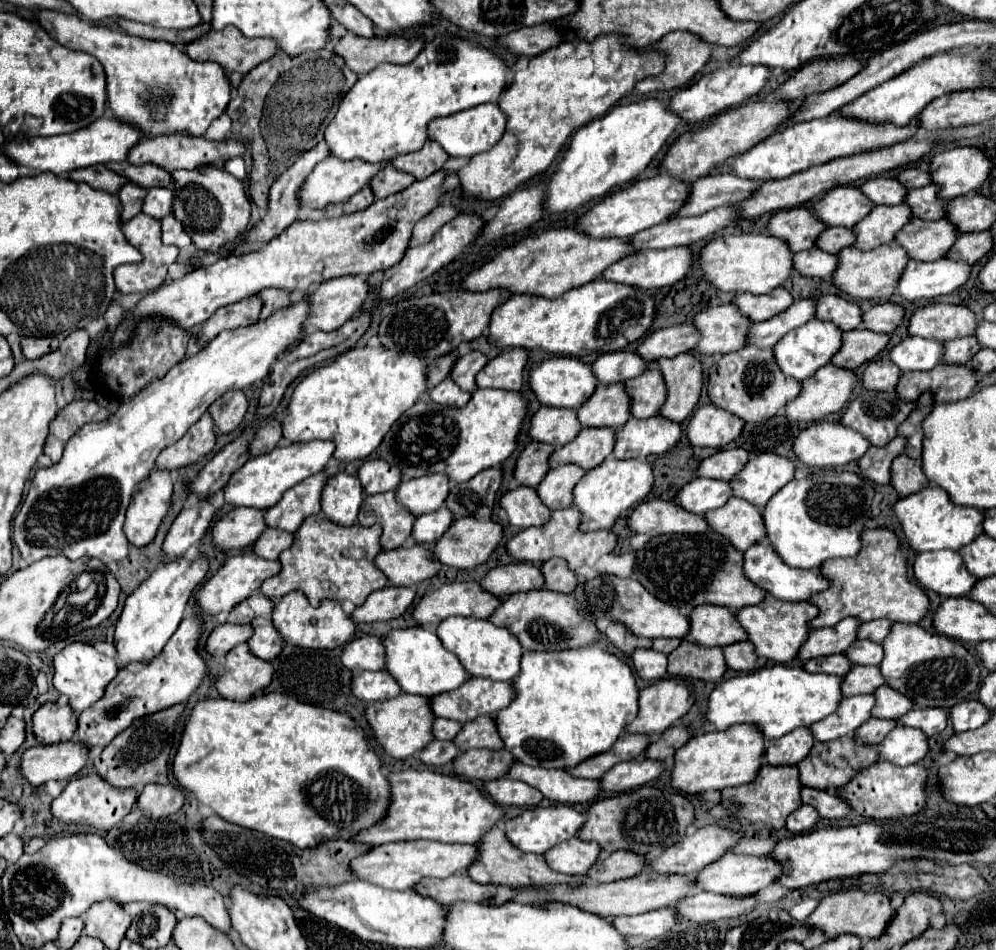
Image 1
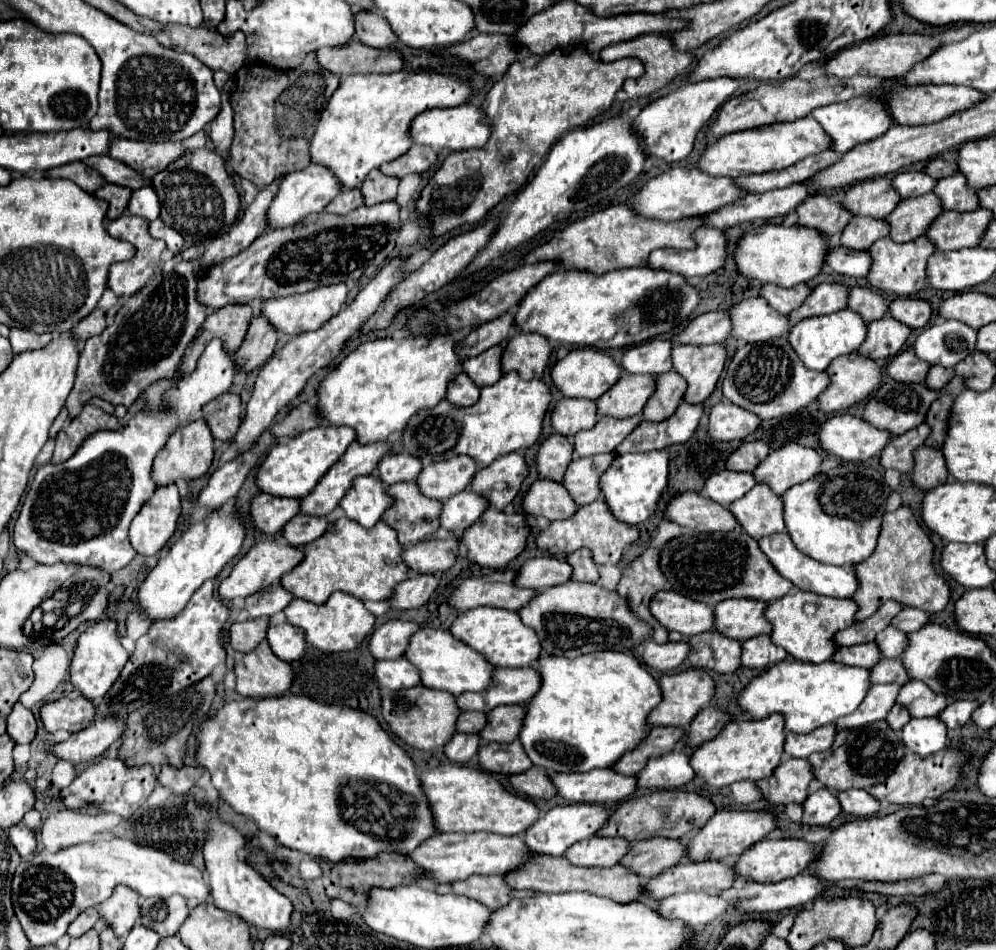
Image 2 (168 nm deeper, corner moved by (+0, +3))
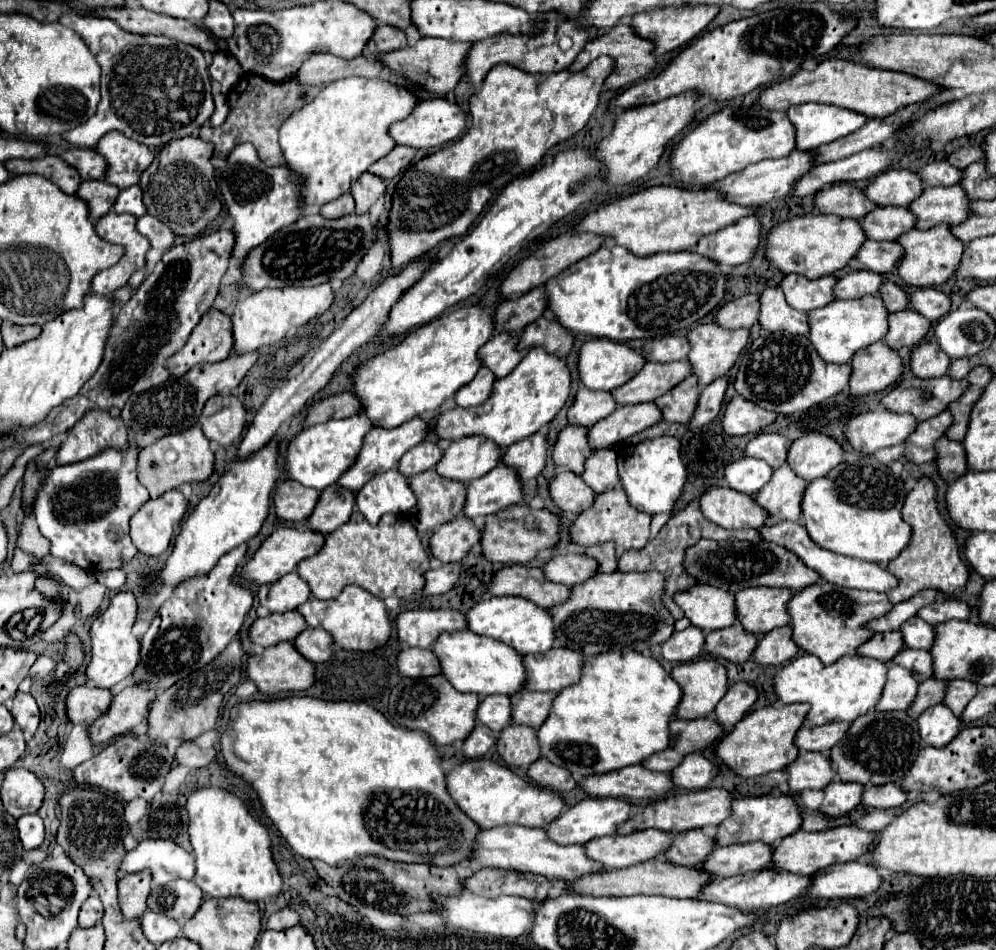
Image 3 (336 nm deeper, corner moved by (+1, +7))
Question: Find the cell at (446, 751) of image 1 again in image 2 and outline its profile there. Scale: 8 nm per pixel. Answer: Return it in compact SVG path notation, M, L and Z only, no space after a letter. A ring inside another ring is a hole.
M454 734L454 738L444 746L446 756L456 764L466 764L478 752L482 744L480 734Z

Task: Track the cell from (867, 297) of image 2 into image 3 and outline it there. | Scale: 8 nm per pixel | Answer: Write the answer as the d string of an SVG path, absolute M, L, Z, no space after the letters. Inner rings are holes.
M885 282L879 288L877 296L883 300L883 304L885 304L885 308L889 312L899 312L899 310L907 308L907 294L893 282Z

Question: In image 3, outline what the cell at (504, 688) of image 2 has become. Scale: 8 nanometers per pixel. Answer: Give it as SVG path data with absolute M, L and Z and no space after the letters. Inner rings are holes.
M551 648L541 654L523 656L525 688L529 692L559 692L579 680L583 656L567 648Z

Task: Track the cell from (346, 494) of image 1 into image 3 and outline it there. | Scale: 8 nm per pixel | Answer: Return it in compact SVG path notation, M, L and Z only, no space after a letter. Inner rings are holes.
M397 470L373 476L355 494L355 506L369 520L369 524L377 524L383 514L403 514L413 508L415 502L417 500L407 478Z

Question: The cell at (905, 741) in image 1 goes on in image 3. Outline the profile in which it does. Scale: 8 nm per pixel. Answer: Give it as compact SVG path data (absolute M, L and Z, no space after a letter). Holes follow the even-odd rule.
M943 704L927 708L917 718L921 740L933 748L949 744L959 734L959 724L959 718L949 708L943 708Z

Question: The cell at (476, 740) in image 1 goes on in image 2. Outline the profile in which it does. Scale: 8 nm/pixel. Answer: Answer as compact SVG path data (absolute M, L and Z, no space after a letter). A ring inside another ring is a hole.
M524 704L498 706L488 714L488 726L480 732L484 742L512 742L518 738L524 722Z

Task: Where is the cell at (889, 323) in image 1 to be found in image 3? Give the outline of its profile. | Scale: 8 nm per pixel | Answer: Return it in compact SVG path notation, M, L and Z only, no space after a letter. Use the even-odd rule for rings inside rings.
M921 288L909 296L909 308L925 316L929 322L937 322L949 312L951 300L945 292L935 288Z

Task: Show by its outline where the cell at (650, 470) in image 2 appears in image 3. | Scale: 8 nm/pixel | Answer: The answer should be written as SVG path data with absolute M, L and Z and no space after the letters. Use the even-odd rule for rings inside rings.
M661 436L655 440L639 442L635 446L619 448L617 462L619 462L621 490L627 492L627 500L635 510L651 514L651 516L659 512L671 512L687 478L685 464L679 456L679 446L681 444L677 438Z

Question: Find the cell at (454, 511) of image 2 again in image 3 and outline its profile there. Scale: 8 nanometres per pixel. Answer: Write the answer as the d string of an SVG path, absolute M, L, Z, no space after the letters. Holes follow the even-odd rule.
M499 464L489 474L467 484L463 516L471 518L477 528L483 528L485 516L519 502L521 496L523 492L517 472Z

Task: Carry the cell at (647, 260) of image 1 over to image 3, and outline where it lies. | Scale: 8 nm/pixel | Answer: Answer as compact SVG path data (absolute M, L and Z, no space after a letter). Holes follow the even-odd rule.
M755 216L737 220L735 224L721 228L709 236L701 236L691 252L701 254L721 266L737 266L747 262L761 238L761 224Z

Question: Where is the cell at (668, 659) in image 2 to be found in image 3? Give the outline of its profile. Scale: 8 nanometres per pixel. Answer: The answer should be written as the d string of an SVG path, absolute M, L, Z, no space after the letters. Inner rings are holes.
M689 626L683 632L673 632L669 640L661 644L661 654L669 662L689 662L697 658L705 644L705 632Z

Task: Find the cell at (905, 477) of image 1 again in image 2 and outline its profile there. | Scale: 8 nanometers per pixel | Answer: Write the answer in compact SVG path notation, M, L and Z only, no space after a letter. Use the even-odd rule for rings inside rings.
M920 446L914 452L914 460L916 460L916 466L912 472L912 480L918 488L932 490L932 488L936 488L948 480L948 472L944 472L946 460L944 460L940 448Z

